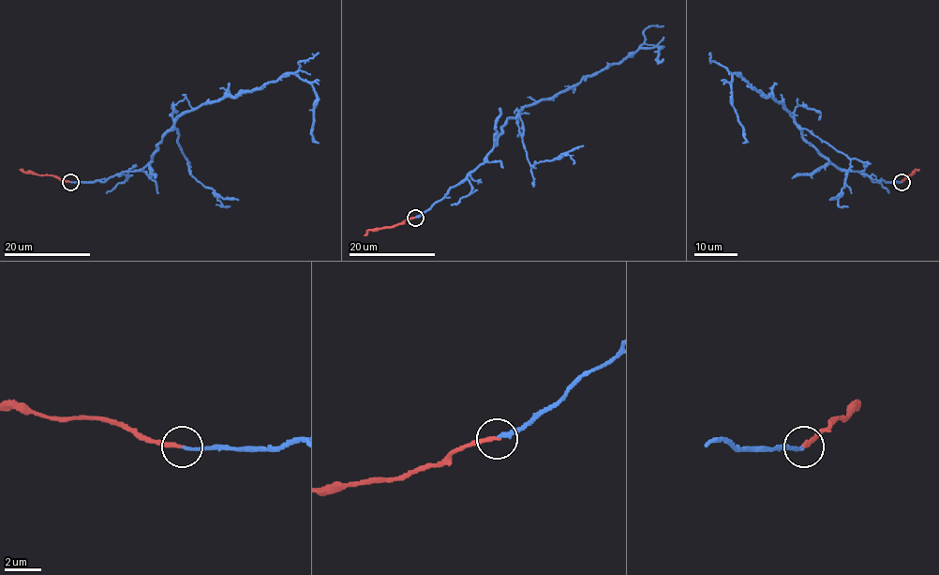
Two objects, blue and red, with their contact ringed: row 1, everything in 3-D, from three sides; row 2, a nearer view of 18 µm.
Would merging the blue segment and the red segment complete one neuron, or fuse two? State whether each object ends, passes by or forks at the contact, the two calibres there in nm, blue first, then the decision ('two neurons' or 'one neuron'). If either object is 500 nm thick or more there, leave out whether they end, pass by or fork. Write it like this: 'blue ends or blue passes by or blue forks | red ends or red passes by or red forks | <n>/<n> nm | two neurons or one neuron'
blue ends | red ends | 190/240 nm | one neuron

